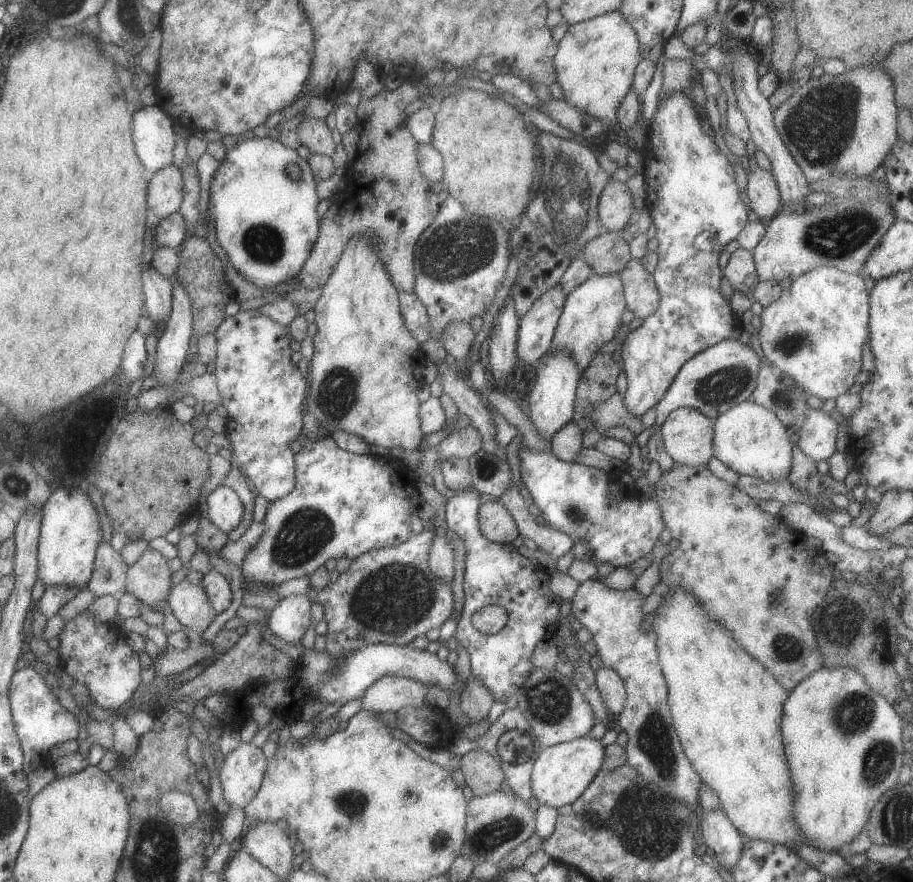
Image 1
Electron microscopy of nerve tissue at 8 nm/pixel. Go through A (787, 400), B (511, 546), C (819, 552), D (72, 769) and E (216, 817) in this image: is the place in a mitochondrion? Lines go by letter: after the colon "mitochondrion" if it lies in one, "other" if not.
A: mitochondrion
B: other
C: other
D: other
E: other

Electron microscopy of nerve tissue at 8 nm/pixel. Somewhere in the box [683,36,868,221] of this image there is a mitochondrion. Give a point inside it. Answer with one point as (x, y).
(821, 126)

